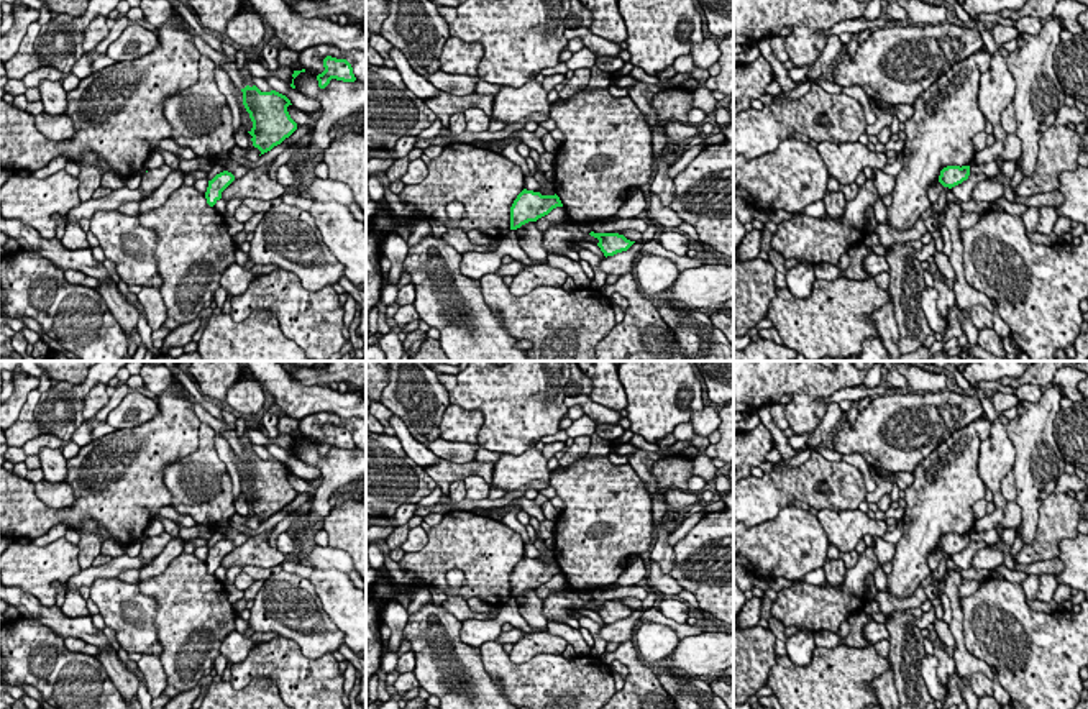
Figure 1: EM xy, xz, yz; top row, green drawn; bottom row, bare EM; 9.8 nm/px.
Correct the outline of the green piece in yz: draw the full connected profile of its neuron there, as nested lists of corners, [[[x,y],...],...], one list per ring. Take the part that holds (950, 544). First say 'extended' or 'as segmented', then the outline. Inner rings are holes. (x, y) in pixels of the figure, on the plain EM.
as segmented | [[[947,533],[940,538],[940,543],[939,543],[939,550],[944,553],[944,555],[955,555],[958,551],[962,551],[963,548],[967,548],[970,543],[970,533]]]

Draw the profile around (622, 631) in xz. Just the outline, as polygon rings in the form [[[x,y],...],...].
[[[648,592],[640,609],[633,611],[627,619],[604,625],[599,635],[607,643],[609,642],[615,642],[615,643],[635,642],[635,630],[640,625],[638,622],[642,614],[656,606],[658,606],[658,597],[655,596],[655,592]]]

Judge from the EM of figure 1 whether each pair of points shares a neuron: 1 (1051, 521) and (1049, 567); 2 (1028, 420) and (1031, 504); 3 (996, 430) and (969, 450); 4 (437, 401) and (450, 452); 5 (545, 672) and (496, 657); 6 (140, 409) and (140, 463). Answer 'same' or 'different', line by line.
1: different
2: same
3: different
4: different
5: same
6: different

